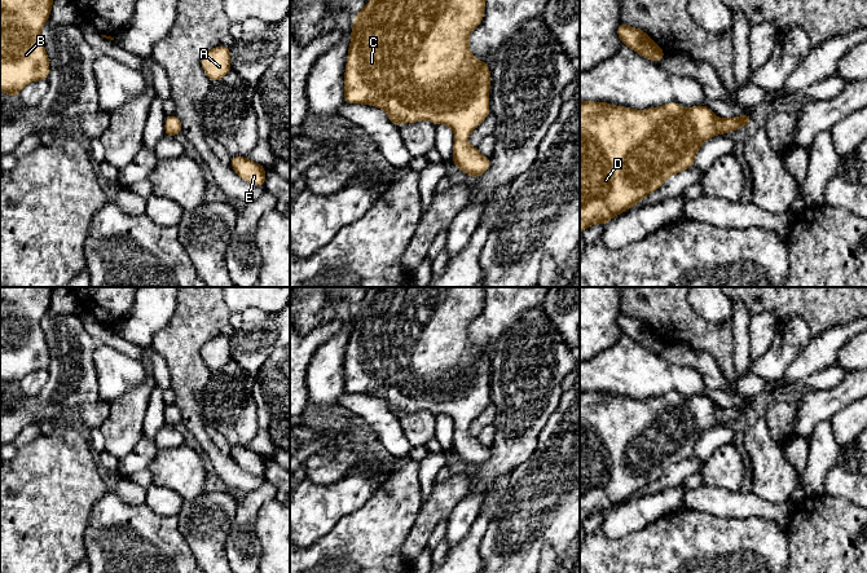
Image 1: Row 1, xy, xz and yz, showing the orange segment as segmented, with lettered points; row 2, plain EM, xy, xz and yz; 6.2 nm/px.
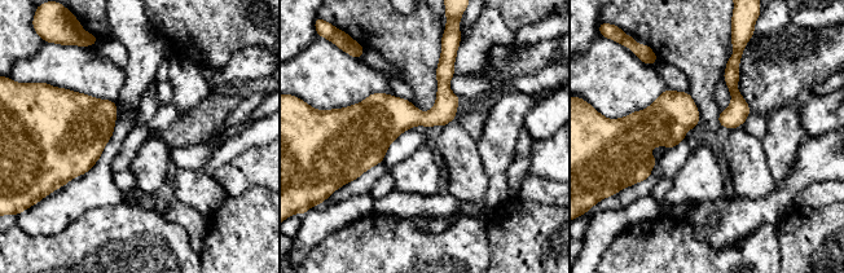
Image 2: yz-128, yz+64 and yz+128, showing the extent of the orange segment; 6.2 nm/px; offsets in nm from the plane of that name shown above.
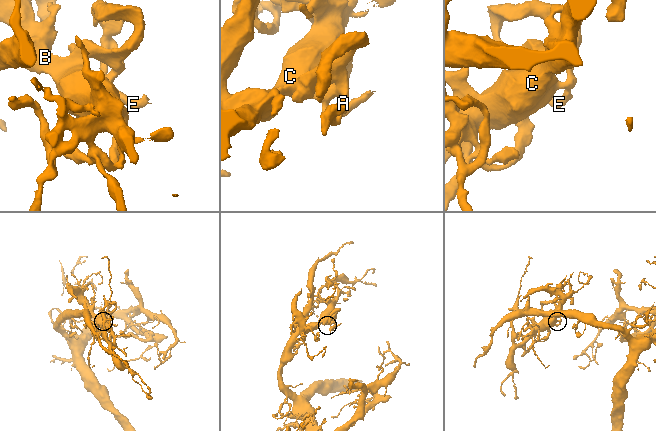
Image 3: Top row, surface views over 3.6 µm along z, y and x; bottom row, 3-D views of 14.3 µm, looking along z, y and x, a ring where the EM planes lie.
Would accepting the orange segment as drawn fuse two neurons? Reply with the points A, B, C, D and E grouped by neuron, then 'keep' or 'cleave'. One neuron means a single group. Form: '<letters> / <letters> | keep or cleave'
A B C D E | keep

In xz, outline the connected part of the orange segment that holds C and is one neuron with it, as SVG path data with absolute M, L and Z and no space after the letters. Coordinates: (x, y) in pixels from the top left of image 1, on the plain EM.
M373 287L355 305L344 362L344 392L371 395L386 401L396 416L427 410L454 420L453 451L468 467L479 467L490 448L467 432L468 426L490 404L490 360L470 340L470 323L484 308L487 287Z

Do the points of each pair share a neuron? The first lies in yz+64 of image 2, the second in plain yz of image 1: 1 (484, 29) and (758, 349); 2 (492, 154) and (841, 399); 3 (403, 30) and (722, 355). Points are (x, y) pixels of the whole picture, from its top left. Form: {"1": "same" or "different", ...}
{"1": "different", "2": "same", "3": "same"}

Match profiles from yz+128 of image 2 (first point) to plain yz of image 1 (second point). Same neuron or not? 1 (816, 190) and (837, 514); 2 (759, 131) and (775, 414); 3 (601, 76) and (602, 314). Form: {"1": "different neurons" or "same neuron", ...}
{"1": "different neurons", "2": "same neuron", "3": "different neurons"}

